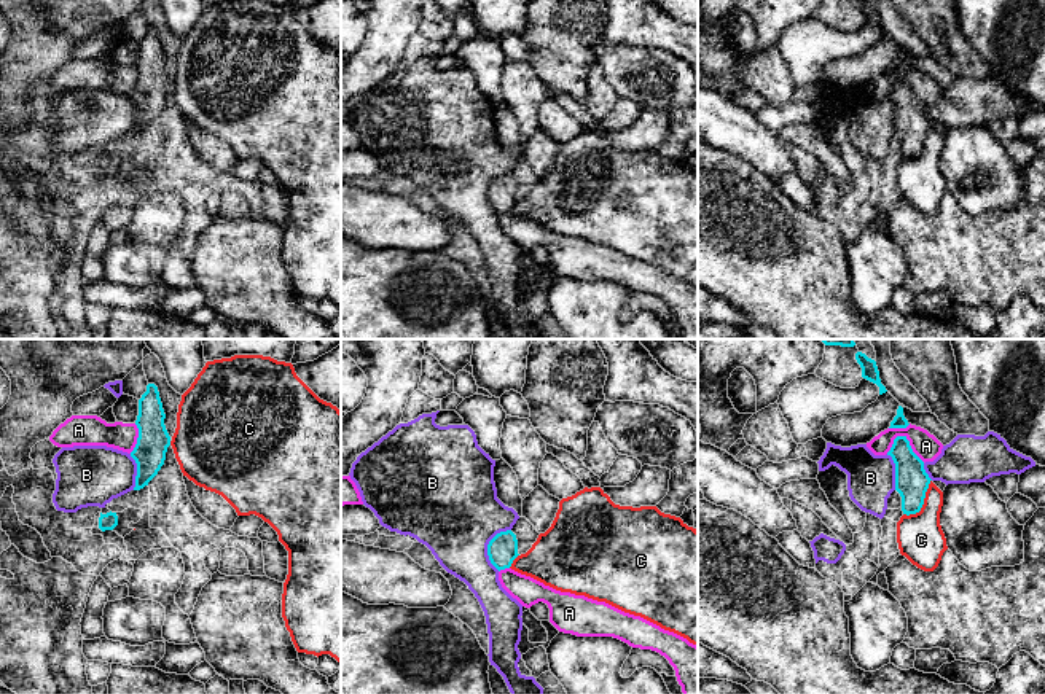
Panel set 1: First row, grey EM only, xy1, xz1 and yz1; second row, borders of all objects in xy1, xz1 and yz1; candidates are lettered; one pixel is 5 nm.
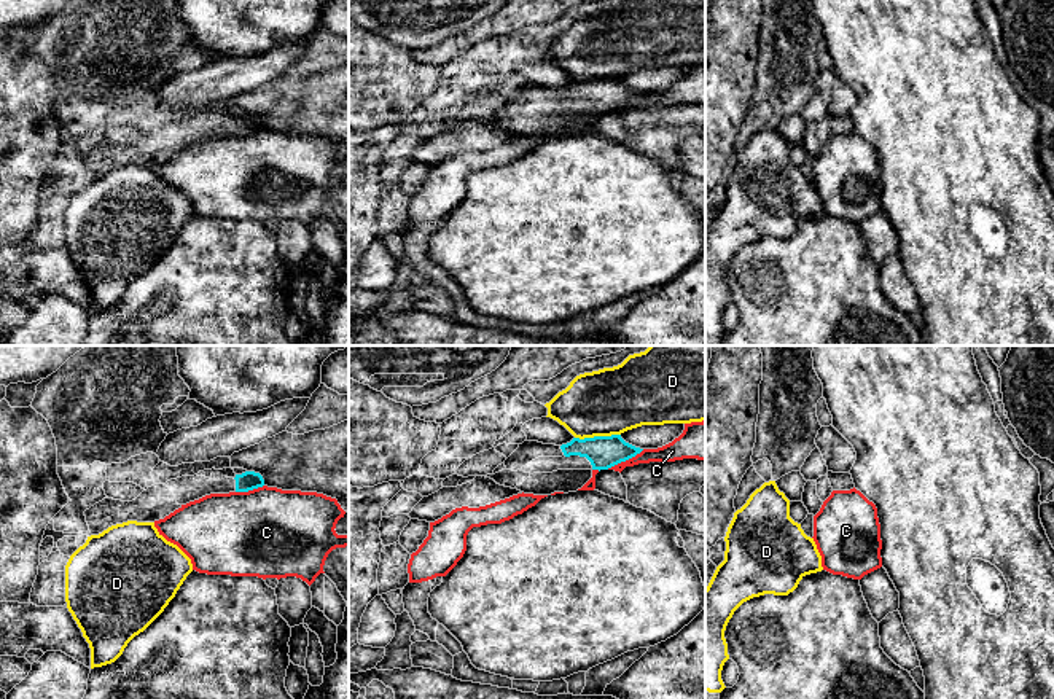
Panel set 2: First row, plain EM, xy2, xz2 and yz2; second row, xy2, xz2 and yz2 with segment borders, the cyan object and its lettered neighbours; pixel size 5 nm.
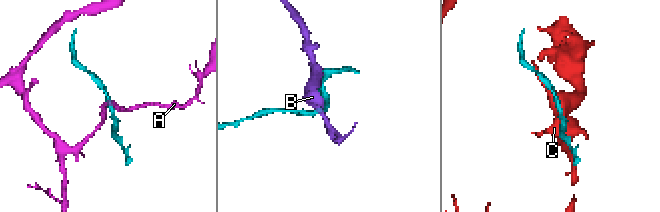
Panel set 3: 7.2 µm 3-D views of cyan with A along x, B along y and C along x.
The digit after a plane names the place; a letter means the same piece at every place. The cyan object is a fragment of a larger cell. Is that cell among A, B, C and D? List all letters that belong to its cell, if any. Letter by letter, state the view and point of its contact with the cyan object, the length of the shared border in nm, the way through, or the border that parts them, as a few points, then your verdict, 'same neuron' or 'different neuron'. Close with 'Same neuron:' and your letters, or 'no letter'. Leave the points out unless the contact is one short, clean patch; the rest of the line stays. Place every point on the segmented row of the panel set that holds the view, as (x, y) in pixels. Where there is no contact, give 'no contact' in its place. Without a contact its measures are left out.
A: meets cyan in yz1 at (905, 438); contact 200 nm long; border along yz1 (886, 452), (897, 436), (904, 436), (924, 462); different neuron
B: meets cyan in xz1 at (488, 546); contact 220 nm long; border along xz1 (510, 529), (500, 530), (488, 545), (488, 559), (499, 570); different neuron
C: meets cyan in yz1 at (923, 503); contact 240 nm long; different neuron
D: meets cyan in xz2 at (597, 437); contact 240 nm long; different neuron
Same neuron: no letter

